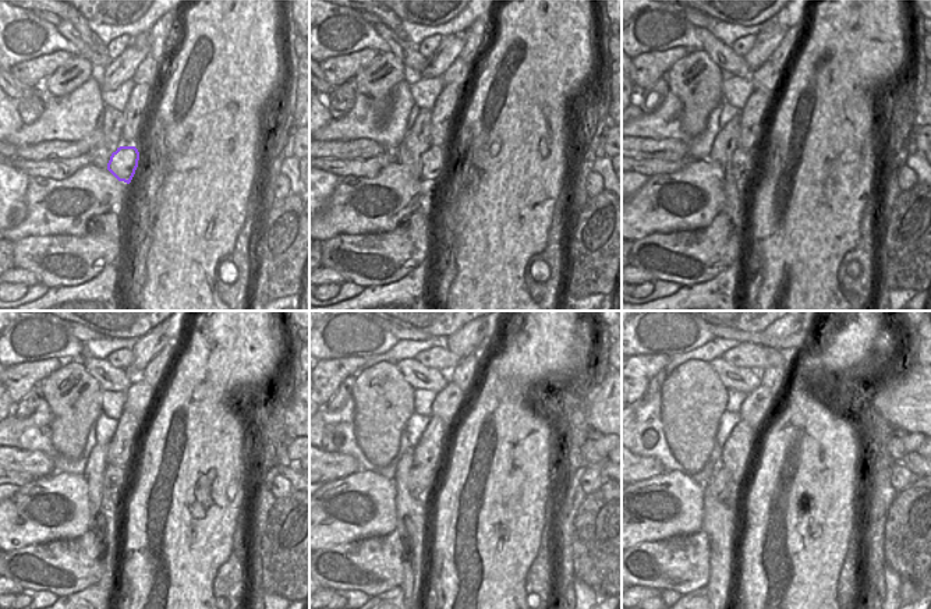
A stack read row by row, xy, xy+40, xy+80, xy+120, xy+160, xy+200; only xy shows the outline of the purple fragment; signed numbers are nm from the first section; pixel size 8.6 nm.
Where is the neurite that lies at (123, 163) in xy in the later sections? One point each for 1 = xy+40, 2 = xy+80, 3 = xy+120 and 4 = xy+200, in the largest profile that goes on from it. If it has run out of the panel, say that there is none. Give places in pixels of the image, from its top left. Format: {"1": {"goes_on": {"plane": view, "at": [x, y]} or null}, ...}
{"1": {"goes_on": {"plane": "xy+40", "at": [434, 160]}}, "2": {"goes_on": {"plane": "xy+80", "at": [743, 162]}}, "3": {"goes_on": {"plane": "xy+120", "at": [114, 478]}}, "4": {"goes_on": {"plane": "xy+200", "at": [714, 509]}}}

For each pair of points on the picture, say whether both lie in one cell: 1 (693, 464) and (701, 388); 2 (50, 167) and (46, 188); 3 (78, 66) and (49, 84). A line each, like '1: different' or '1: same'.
1: same
2: different
3: same

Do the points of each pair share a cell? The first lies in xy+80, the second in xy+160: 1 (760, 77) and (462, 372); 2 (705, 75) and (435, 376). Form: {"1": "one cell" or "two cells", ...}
{"1": "two cells", "2": "two cells"}

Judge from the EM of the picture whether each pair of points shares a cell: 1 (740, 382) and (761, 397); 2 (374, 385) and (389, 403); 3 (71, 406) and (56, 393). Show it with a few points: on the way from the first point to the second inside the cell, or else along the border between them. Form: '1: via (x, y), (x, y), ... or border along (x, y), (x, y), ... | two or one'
1: border along (761, 382), (747, 395) | two
2: via (376, 389), (385, 399) | one
3: via (67, 402), (60, 395) | one

